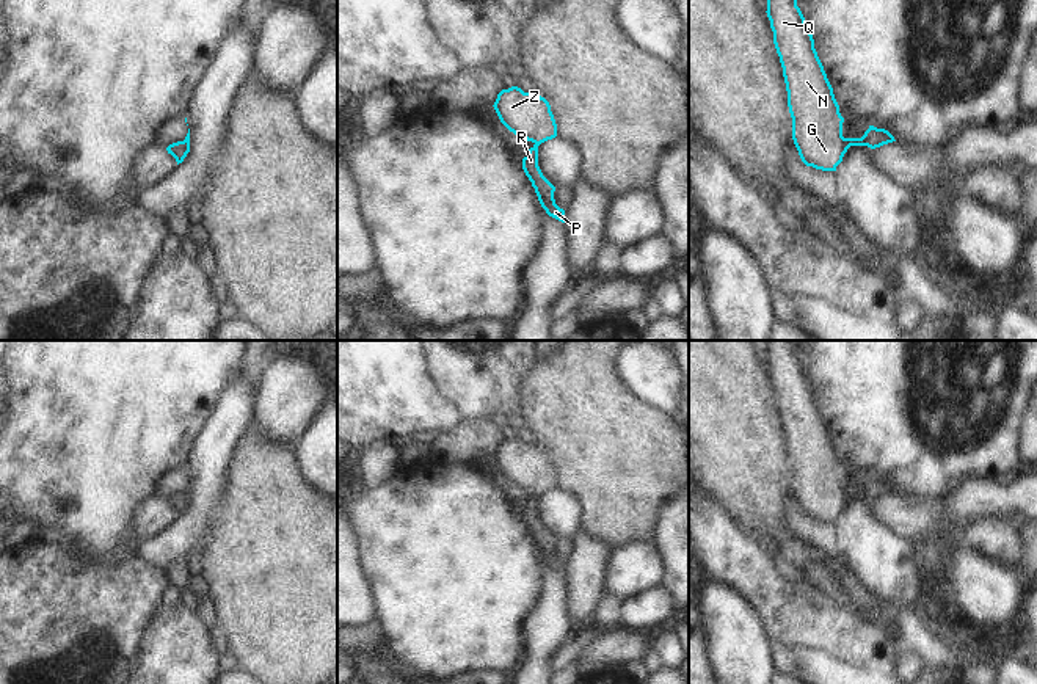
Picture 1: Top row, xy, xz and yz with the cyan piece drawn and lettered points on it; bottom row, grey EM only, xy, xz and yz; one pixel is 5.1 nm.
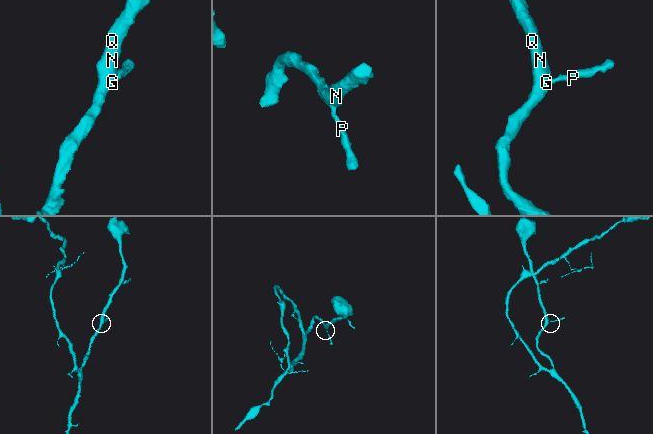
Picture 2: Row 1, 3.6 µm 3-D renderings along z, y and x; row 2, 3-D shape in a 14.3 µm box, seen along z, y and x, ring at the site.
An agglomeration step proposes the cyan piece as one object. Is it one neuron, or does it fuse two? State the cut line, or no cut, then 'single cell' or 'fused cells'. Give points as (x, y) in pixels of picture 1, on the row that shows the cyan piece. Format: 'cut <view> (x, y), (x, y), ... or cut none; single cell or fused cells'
cut none; single cell

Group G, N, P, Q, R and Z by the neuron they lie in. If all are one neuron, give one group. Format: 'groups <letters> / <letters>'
groups G N P Q R Z

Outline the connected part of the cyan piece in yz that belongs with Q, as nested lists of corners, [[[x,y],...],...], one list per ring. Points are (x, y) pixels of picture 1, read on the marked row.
[[[767,0],[766,13],[783,67],[792,140],[806,166],[836,171],[850,146],[875,149],[896,141],[874,126],[861,138],[844,138],[844,118],[797,0]]]

